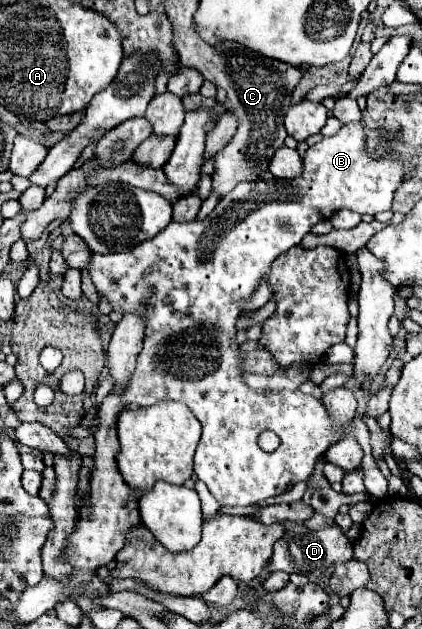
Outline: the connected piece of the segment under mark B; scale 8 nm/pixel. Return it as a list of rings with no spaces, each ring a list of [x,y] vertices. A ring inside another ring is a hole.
[[[354,122],[344,126],[336,136],[324,138],[322,142],[308,148],[304,156],[304,172],[294,180],[258,180],[242,182],[228,196],[224,196],[212,214],[198,222],[172,222],[158,236],[138,244],[130,252],[118,254],[92,254],[84,272],[88,272],[96,290],[110,302],[112,308],[140,312],[146,316],[144,346],[138,356],[130,386],[122,394],[126,404],[136,402],[138,406],[154,406],[162,400],[184,402],[198,422],[202,424],[201,439],[194,455],[194,473],[208,486],[220,506],[250,506],[266,498],[284,494],[290,486],[308,480],[318,458],[338,442],[344,434],[352,434],[362,450],[362,468],[366,472],[366,492],[384,498],[388,482],[378,470],[370,454],[370,434],[362,420],[352,420],[348,426],[338,430],[328,418],[326,408],[314,396],[306,396],[300,390],[284,390],[264,394],[248,388],[242,382],[240,348],[236,344],[236,320],[240,318],[240,306],[250,300],[252,292],[260,286],[262,278],[270,272],[270,264],[276,256],[300,244],[310,228],[332,216],[342,208],[350,208],[358,214],[376,214],[390,210],[392,196],[402,182],[402,164],[394,156],[372,160],[364,148],[362,124]],[[280,220],[290,226],[280,226]],[[264,430],[272,430],[280,436],[280,446],[274,452],[264,452],[258,446],[258,436]]]

